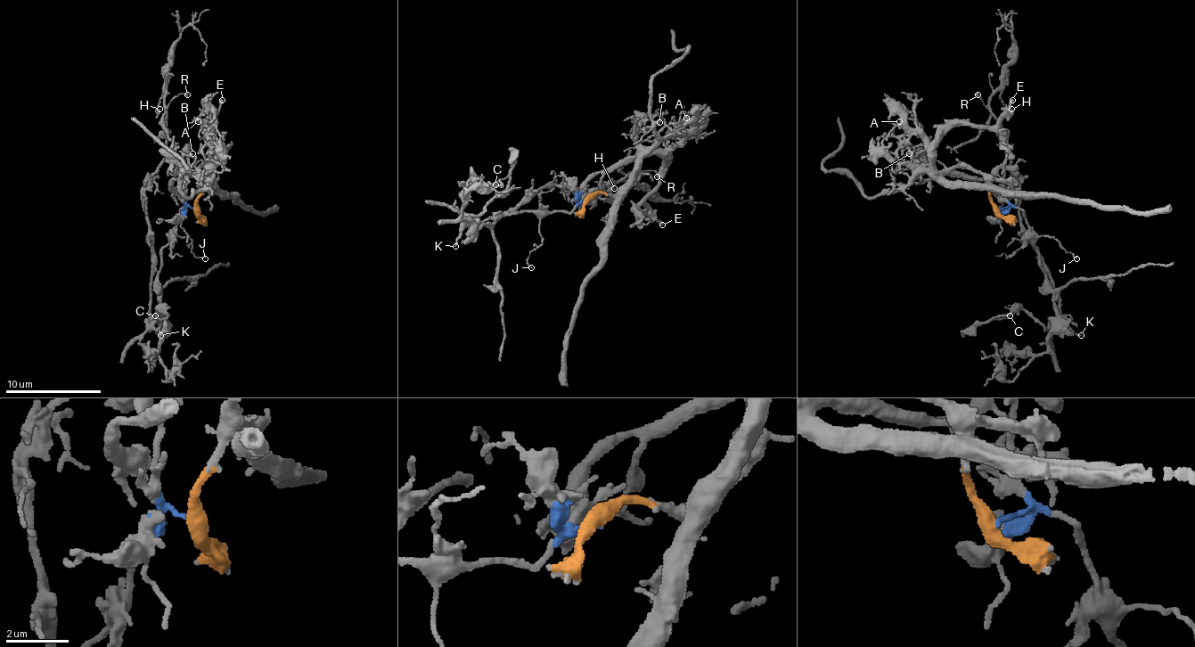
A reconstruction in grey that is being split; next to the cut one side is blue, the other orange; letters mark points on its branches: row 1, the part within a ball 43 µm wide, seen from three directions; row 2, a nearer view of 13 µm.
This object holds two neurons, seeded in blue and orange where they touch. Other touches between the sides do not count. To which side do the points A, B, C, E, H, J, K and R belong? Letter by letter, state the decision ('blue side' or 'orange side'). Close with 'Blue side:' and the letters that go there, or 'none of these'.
A: orange side
B: orange side
C: blue side
E: orange side
H: blue side
J: blue side
K: blue side
R: blue side
Blue side: C, H, J, K, R

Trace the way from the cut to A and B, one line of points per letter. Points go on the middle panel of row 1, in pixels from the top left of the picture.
A: (588, 199), (615, 194), (650, 153), (665, 151), (682, 141), (679, 126), (686, 117)
B: (588, 199), (617, 194), (636, 167), (638, 134), (660, 122)

